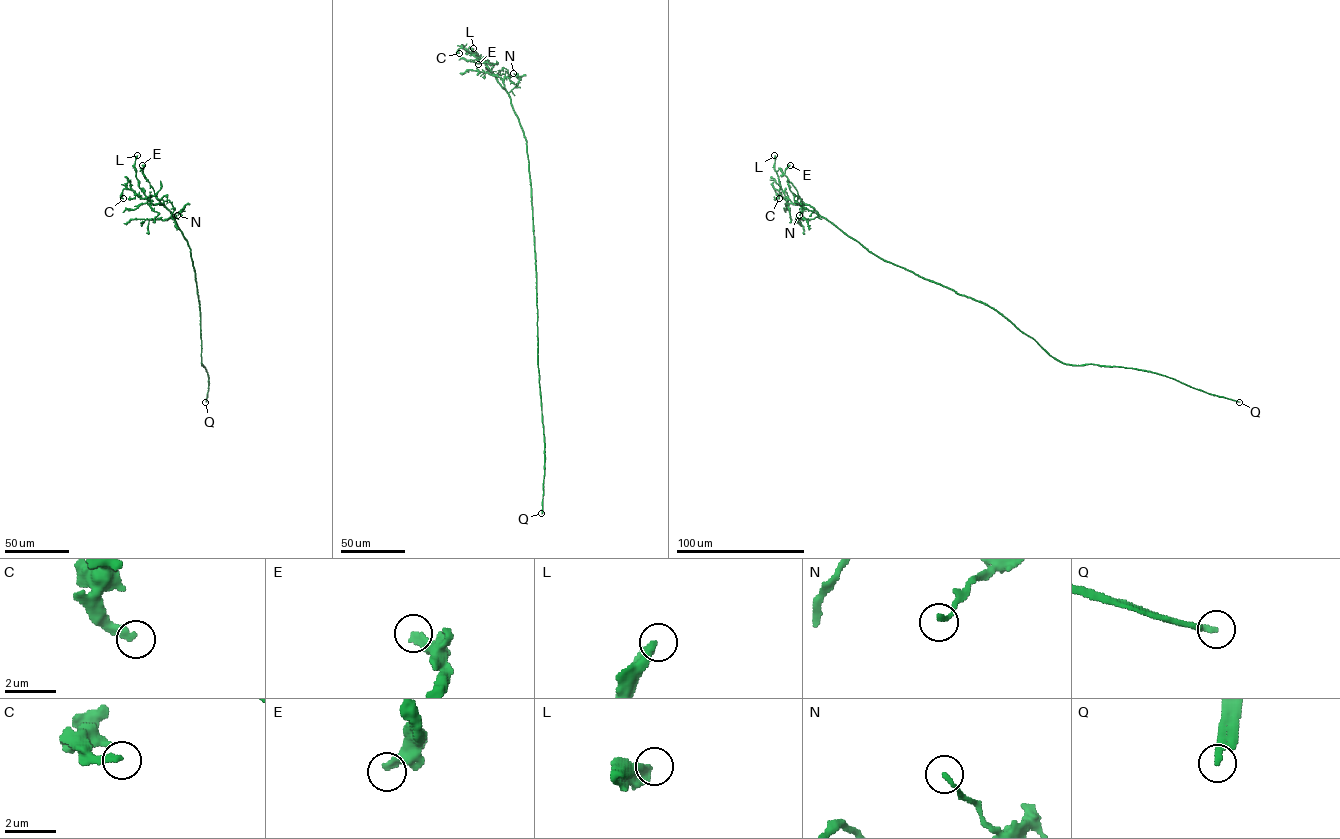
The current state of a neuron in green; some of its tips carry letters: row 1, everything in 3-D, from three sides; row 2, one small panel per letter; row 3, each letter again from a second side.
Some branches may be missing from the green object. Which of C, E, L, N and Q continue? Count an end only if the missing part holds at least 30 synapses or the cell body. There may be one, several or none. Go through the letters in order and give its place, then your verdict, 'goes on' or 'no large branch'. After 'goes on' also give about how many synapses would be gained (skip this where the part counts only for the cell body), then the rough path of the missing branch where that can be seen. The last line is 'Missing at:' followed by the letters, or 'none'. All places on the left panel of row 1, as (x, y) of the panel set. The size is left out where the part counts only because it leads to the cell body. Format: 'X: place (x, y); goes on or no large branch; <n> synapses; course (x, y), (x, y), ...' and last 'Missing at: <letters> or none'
C: place (123, 198); no large branch
E: place (142, 165); no large branch
L: place (137, 155); no large branch
N: place (177, 215); no large branch
Q: place (205, 402); goes on; 900 synapses; course (205, 402), (187, 447), (215, 413), (217, 293), (200, 313), (222, 316), (226, 359)
Missing at: Q

